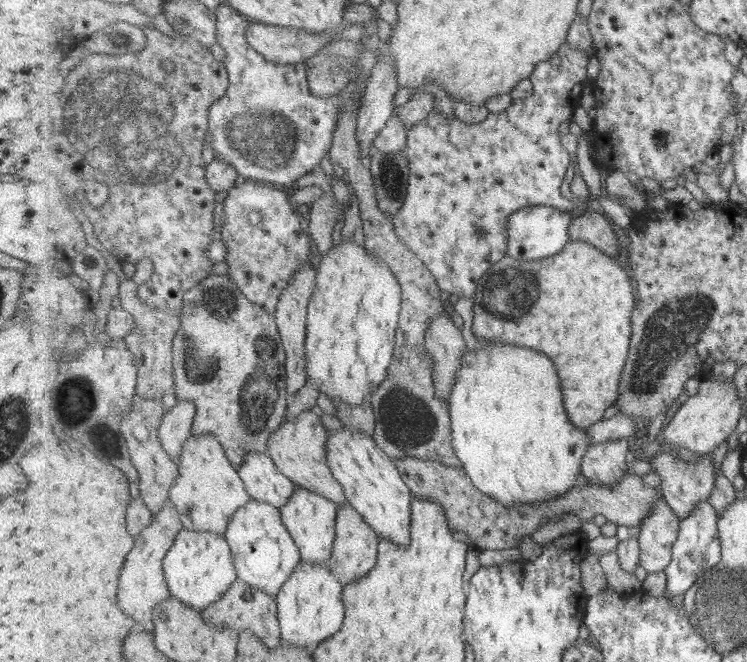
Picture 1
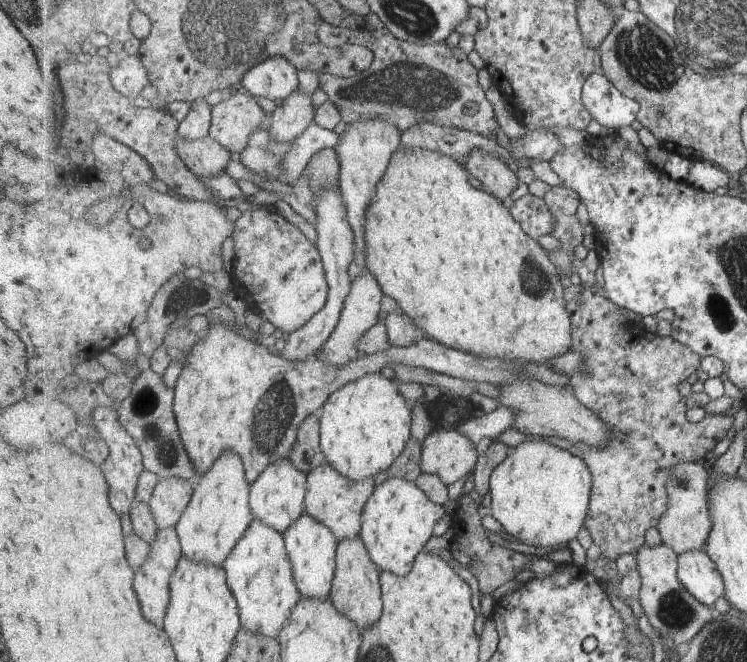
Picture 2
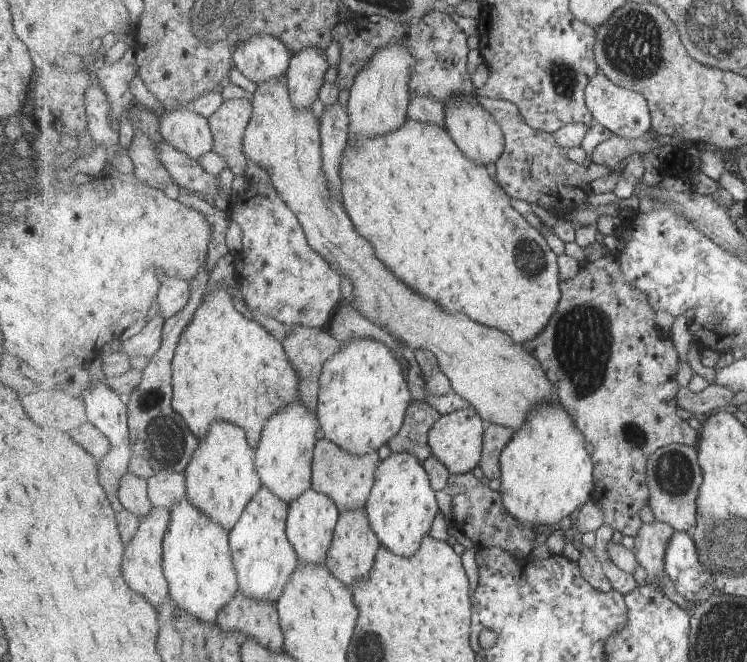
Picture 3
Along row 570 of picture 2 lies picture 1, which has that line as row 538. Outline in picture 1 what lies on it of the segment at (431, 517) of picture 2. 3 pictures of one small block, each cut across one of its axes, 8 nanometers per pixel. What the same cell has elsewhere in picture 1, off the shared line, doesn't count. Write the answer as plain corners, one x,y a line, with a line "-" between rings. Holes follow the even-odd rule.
346,423
340,429
329,432
328,465
333,476
343,485
349,504
357,509
381,539
400,545
411,543
412,489
404,481
395,461
373,436

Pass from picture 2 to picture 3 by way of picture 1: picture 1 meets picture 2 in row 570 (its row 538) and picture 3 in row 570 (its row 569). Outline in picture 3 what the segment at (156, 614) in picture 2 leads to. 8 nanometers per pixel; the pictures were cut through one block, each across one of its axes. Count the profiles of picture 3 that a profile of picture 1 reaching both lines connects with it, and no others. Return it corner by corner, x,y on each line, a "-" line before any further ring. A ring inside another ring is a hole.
152,508
150,514
140,520
138,532
135,538
129,542
129,548
125,552
125,580
129,580
129,586
137,592
141,592
143,596
147,596
149,600
153,600
153,604
161,606
165,605
169,600
169,584
168,578
165,578
163,552
164,539
167,535
170,521
172,520
171,512
167,509

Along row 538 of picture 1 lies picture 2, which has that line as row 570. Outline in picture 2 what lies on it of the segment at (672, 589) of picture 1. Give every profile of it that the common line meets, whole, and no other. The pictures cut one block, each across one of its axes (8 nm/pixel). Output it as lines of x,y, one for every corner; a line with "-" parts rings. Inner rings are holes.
691,550
679,555
678,574
685,588
703,604
713,608
719,598
726,596
724,579
717,564
705,550

